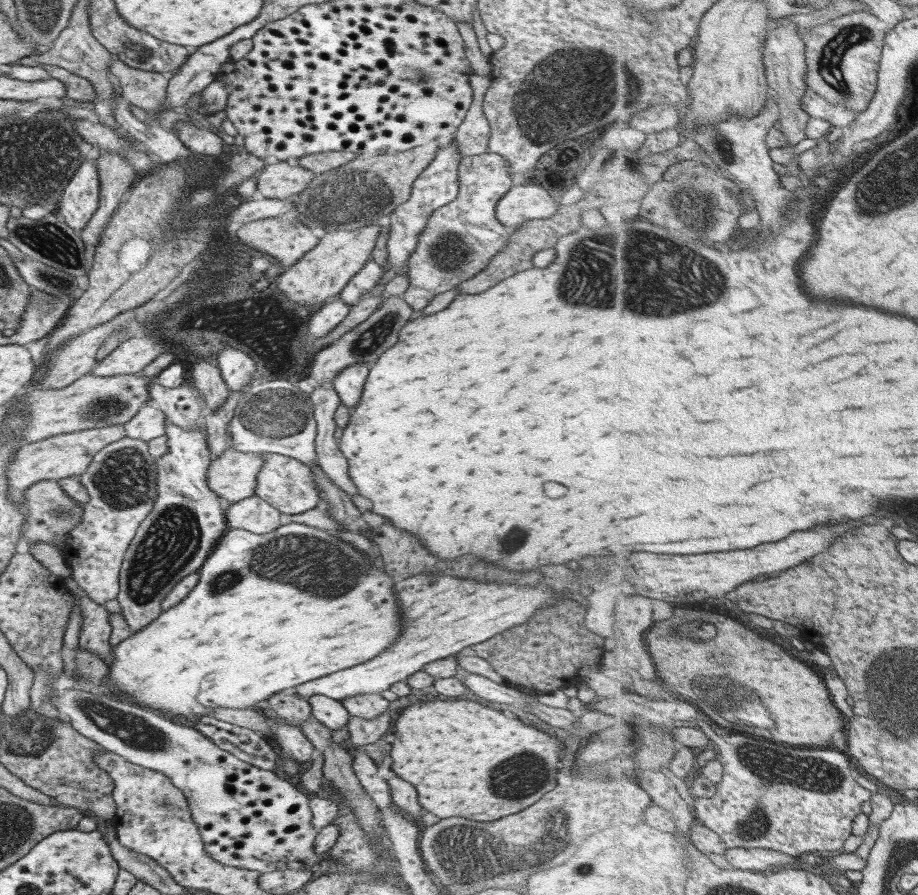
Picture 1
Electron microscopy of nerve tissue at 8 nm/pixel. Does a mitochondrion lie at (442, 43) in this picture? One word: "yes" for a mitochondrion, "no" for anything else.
no

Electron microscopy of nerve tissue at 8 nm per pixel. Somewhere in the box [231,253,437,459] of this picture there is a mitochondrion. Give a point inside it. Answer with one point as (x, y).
(275, 416)

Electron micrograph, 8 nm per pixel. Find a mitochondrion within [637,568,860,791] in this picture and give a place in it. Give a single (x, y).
(744, 704)

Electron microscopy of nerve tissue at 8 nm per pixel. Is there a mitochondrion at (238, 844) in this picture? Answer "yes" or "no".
no

